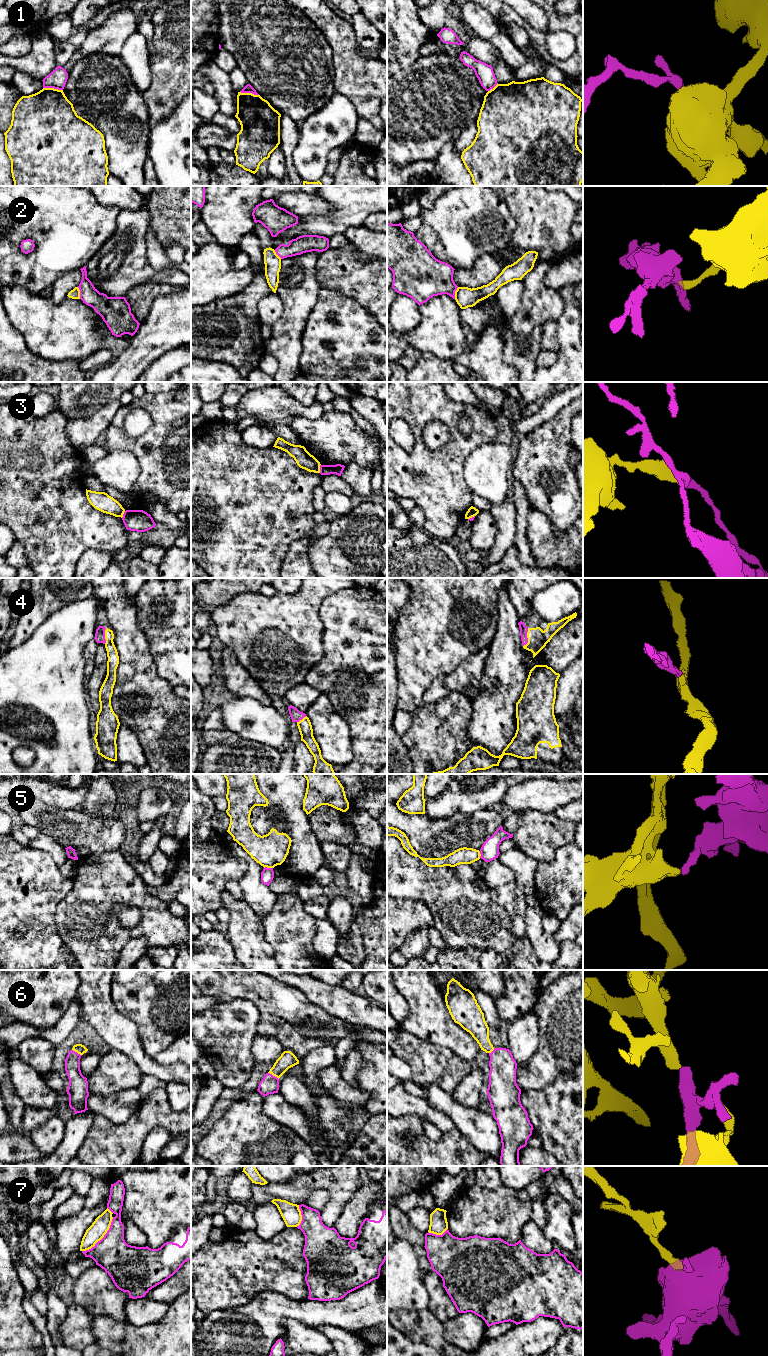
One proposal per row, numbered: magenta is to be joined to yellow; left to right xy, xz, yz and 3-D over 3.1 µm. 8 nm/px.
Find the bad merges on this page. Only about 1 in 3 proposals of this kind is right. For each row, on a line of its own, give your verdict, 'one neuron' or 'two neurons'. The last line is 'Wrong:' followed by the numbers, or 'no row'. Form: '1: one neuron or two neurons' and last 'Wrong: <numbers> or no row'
1: two neurons
2: two neurons
3: two neurons
4: one neuron
5: two neurons
6: one neuron
7: two neurons
Wrong: 1, 2, 3, 5, 7

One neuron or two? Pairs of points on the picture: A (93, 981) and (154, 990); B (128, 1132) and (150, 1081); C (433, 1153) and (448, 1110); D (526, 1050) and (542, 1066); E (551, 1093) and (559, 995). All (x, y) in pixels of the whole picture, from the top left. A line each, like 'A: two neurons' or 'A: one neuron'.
A: two neurons
B: two neurons
C: two neurons
D: two neurons
E: two neurons

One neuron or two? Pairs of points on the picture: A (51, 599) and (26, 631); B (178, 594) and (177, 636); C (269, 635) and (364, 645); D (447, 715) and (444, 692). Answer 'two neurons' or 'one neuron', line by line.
A: one neuron
B: one neuron
C: two neurons
D: two neurons

